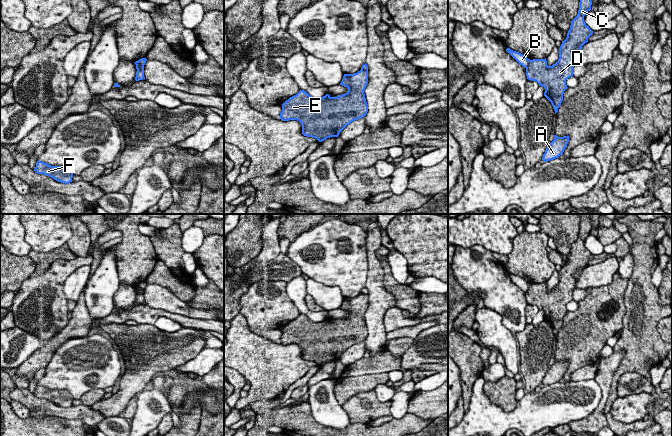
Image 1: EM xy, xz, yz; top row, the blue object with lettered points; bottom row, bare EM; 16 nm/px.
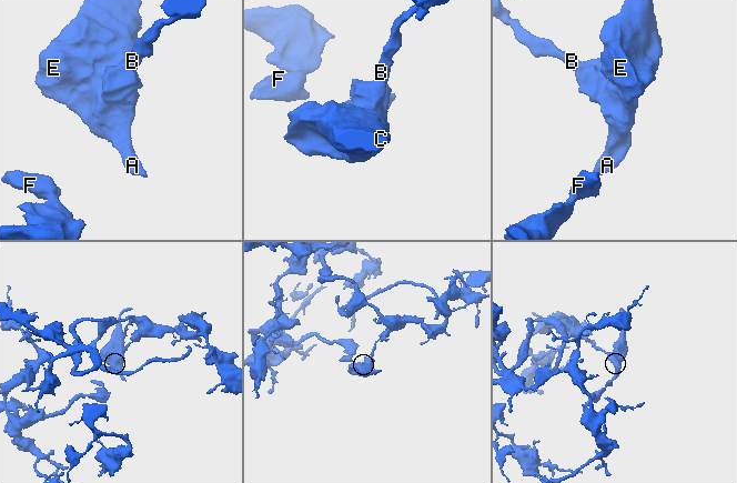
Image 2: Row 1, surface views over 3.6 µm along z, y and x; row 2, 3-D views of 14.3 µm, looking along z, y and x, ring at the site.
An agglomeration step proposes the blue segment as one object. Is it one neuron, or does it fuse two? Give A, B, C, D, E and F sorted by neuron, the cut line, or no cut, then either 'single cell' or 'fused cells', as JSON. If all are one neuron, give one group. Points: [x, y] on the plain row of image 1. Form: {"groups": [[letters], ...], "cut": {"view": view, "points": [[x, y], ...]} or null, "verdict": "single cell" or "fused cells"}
{"groups": [["A", "C", "D", "E"], ["B", "F"]], "cut": {"view": "yz", "points": [[530, 284], [526, 292]]}, "verdict": "fused cells"}

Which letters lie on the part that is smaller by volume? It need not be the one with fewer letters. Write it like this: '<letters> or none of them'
A, C, D, E

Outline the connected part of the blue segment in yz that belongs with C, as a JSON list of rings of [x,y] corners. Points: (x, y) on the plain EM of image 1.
[[[580,214],[580,227],[577,240],[571,245],[567,261],[559,272],[559,283],[552,290],[545,283],[530,284],[526,300],[545,313],[544,320],[551,326],[555,338],[563,325],[564,315],[568,312],[566,304],[573,300],[576,281],[582,270],[588,266],[593,255],[586,249],[584,240],[591,234],[590,214]]]

